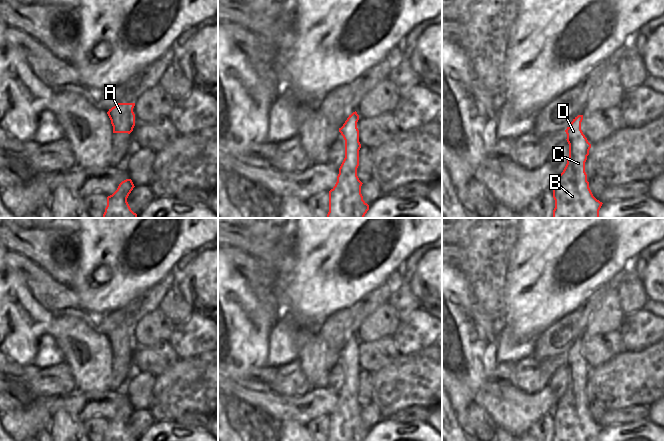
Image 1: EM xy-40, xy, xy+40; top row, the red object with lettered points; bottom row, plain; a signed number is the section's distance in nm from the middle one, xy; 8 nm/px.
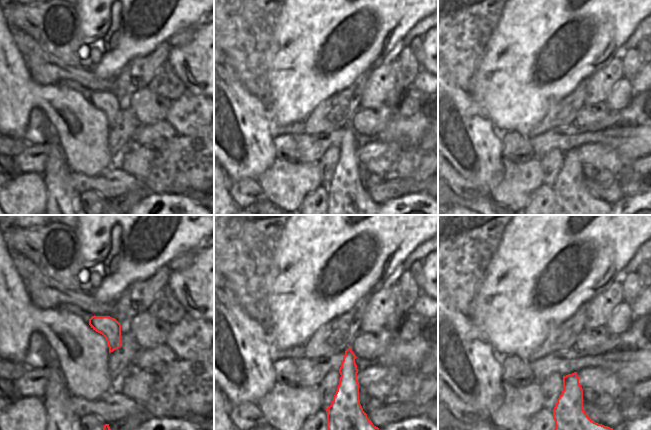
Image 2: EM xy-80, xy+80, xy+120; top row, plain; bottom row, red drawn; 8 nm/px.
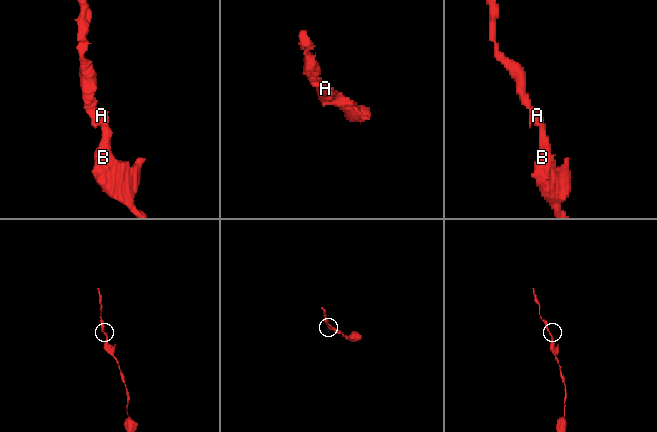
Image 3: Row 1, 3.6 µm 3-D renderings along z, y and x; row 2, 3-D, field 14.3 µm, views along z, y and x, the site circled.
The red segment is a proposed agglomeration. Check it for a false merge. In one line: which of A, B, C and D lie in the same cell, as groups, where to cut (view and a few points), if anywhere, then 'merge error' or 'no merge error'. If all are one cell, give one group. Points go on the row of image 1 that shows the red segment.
A B C D; no cut; no merge error

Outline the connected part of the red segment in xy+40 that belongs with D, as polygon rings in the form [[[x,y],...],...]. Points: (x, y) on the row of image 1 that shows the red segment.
[[[578,115],[565,130],[569,158],[553,186],[553,218],[599,218],[602,202],[597,200],[587,181],[585,162],[591,144],[581,130],[583,115]]]

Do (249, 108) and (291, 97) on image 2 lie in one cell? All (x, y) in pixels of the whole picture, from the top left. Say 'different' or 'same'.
different

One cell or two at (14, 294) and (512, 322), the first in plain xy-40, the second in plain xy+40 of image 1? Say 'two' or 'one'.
two

